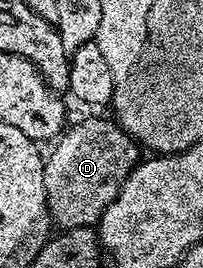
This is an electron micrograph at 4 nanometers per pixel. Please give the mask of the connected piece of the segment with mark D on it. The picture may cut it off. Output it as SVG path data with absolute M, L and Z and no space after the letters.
M90 116L73 124L53 141L54 149L44 160L46 205L58 230L97 225L102 211L120 194L122 183L140 160L139 145L113 119Z

